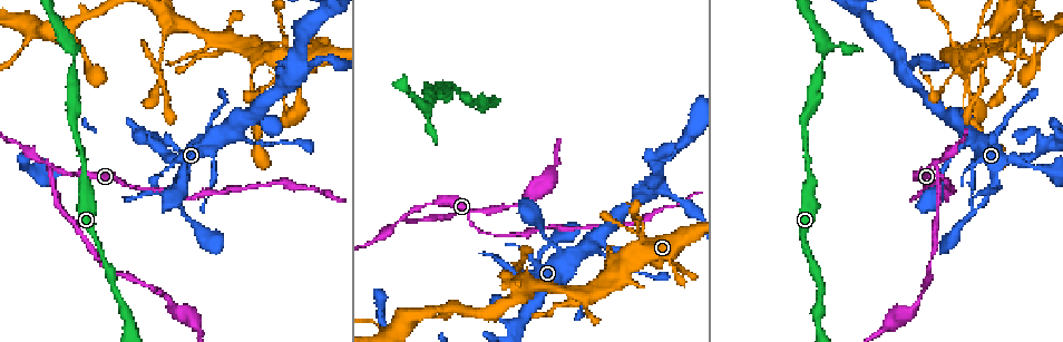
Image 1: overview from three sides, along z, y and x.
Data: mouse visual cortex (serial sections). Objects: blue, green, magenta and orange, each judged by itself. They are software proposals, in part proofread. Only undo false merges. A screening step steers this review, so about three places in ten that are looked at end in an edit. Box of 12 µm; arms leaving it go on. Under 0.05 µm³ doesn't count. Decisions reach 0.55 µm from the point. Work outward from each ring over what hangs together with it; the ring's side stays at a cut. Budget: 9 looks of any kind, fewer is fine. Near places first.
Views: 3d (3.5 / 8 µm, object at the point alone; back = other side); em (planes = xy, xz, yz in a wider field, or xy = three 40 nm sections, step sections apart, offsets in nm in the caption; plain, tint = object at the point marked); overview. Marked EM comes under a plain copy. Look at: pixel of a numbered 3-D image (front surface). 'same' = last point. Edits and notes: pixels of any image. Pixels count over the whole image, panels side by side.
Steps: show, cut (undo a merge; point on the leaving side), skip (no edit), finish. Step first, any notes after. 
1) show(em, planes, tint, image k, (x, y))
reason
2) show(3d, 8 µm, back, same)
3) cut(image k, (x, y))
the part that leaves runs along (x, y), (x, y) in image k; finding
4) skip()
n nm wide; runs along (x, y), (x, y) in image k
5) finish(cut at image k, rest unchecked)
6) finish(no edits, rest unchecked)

show(3d, 3.5 µm, image 1, (970, 74))
narrows sharply

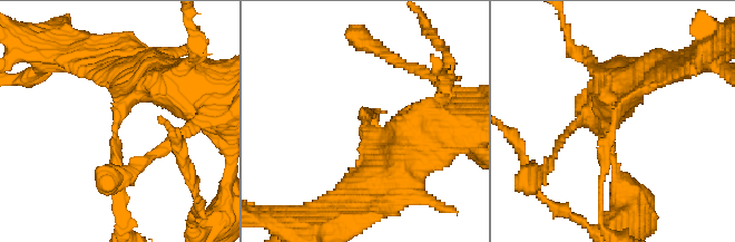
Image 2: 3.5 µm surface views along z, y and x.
show(em, xy, step 5, tint, image 2, (120, 120))
arms of 150, 400 nm; need the tissue

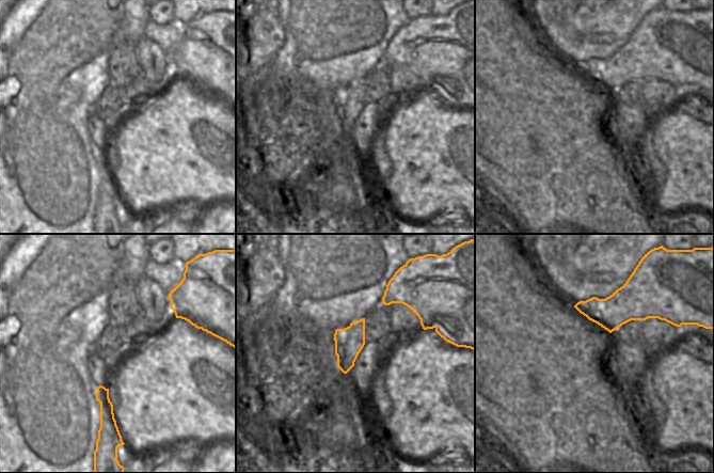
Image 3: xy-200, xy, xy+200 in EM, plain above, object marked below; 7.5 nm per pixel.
skip()
runs along (169, 84), (118, 115), (118, 193) in image 2; all the same cell

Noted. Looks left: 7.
show(3d, 3.5 µm, image 1, (978, 33))
thick turns thin

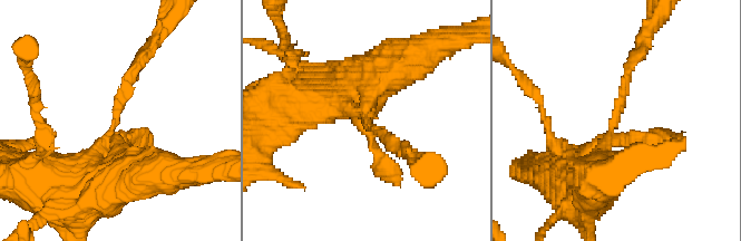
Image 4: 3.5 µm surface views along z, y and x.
show(em, xy, step 1, tint, image 4, (612, 117))
now the EM

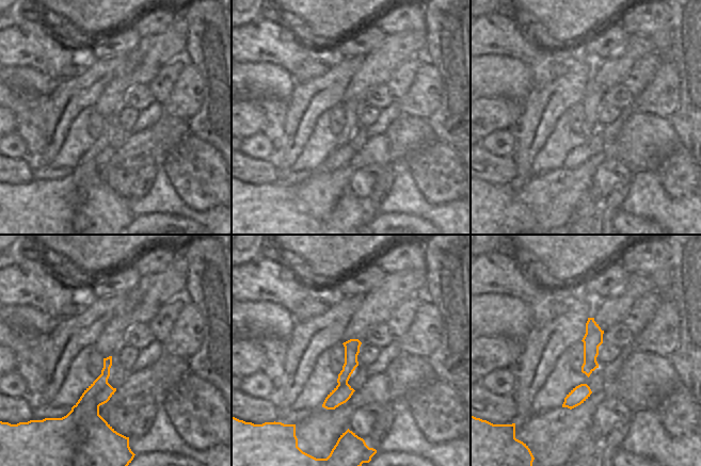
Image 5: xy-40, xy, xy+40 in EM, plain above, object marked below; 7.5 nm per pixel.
skip()
runs along (355, 341), (343, 390), (329, 406) in image 5; all the same cell

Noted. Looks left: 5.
show(3d, 3.5 µm, image 1, (650, 189))

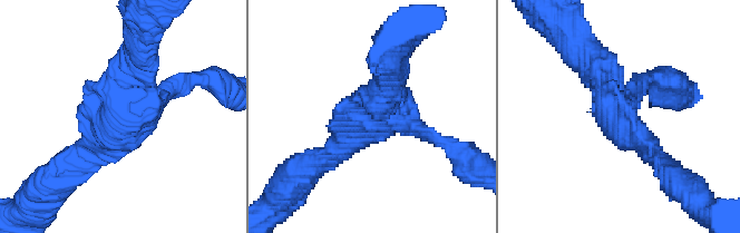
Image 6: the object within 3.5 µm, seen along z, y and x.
show(em, xy, step 1, tint, image 6, (369, 119))

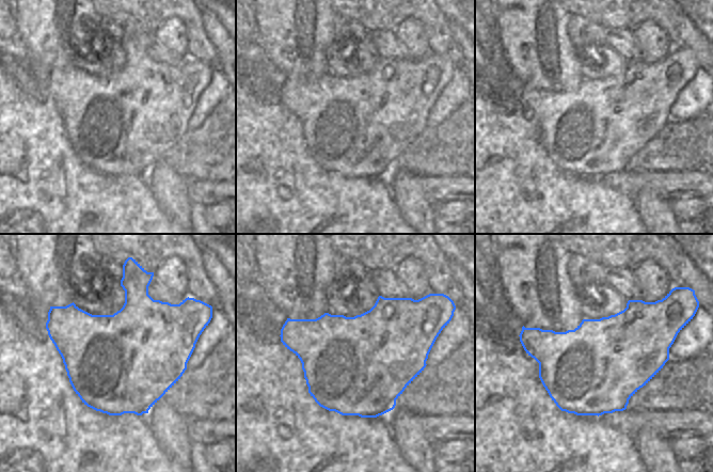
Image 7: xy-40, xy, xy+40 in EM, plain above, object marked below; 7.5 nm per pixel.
skip()
750 nm wide; runs along (655, 153), (578, 47) in image 6; one cell here

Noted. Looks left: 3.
show(3d, 3.5 µm, image 1, (933, 165))
three arms meet

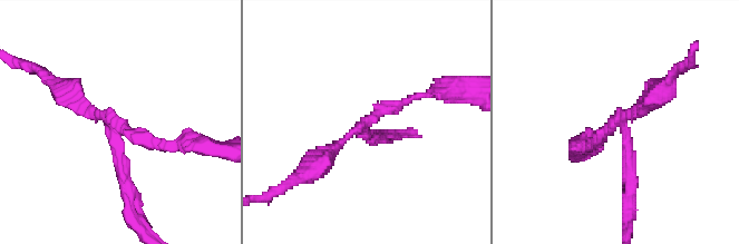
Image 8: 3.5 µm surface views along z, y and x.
show(em, xy, step 2, tint, image 8, (614, 124))

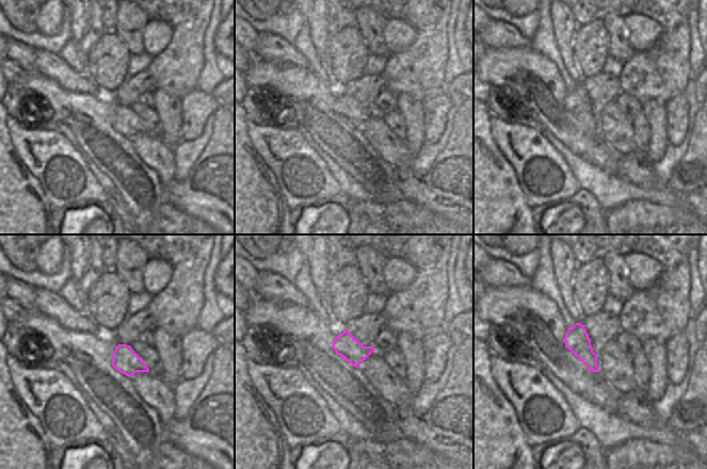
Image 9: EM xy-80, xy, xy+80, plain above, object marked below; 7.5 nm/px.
cut(image 8, (626, 166))
3 arms; the part that leaves runs along (623, 130), (629, 154), (626, 230) in image 8; a second cell is stuck on

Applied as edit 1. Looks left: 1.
finish(cut at image 8, rest unchecked)

